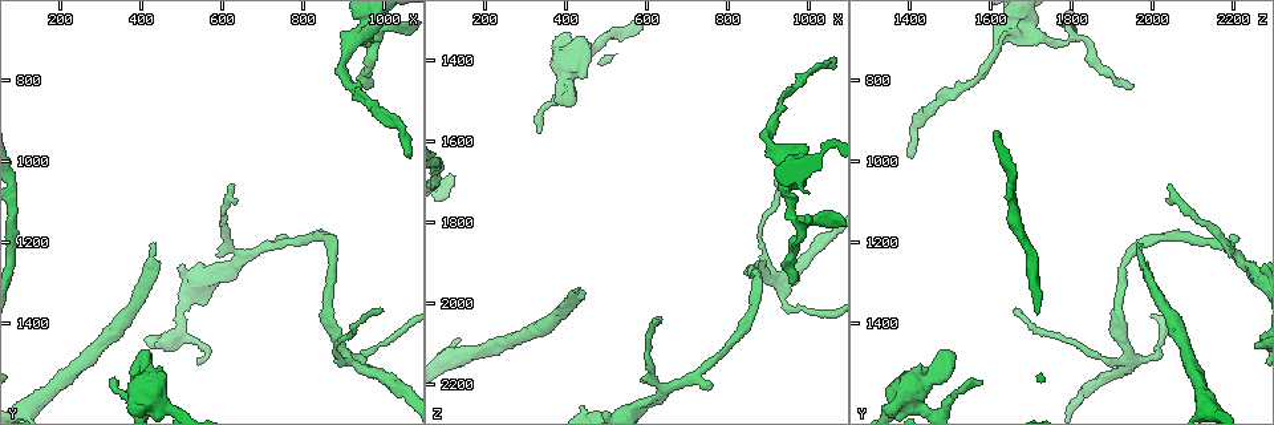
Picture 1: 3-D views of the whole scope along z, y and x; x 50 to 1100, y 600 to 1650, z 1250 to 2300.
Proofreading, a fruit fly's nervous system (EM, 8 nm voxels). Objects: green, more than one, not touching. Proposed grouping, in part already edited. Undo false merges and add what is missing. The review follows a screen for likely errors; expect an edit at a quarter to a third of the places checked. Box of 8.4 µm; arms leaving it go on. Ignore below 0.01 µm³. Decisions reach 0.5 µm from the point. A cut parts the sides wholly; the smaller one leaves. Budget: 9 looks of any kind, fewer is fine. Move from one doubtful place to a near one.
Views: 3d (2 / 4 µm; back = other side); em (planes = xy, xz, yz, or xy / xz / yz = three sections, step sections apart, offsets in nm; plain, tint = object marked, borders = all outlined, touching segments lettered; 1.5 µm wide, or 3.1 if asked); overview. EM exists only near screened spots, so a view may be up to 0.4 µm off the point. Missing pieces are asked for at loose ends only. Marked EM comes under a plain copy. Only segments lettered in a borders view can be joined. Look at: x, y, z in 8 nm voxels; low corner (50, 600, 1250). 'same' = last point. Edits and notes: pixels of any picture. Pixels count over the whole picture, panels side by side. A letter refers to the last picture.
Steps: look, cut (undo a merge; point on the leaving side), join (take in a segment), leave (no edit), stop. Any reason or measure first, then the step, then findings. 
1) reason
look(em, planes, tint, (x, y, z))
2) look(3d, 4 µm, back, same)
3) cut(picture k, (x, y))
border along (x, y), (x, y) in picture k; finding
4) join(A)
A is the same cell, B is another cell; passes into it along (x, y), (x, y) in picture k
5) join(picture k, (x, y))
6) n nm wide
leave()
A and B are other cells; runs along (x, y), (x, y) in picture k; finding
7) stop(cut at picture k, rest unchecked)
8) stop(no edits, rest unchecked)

thin end
look(em, planes, borders, (945, 820, 1950))

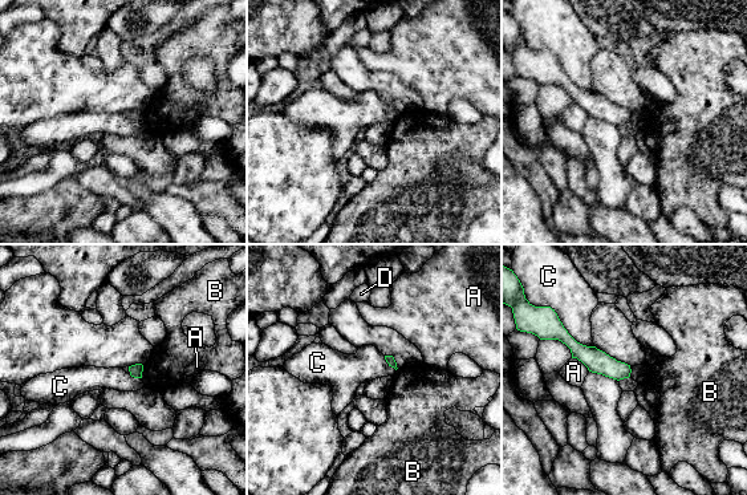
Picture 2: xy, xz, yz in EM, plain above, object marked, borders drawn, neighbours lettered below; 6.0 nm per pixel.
leave()
A, B, C and D are other cells; border along (560, 320), (577, 341), (593, 347) in picture 2; none of them fits

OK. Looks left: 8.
four arms meet
look(em, yz, step 8, tint, (905, 1490, 1930))

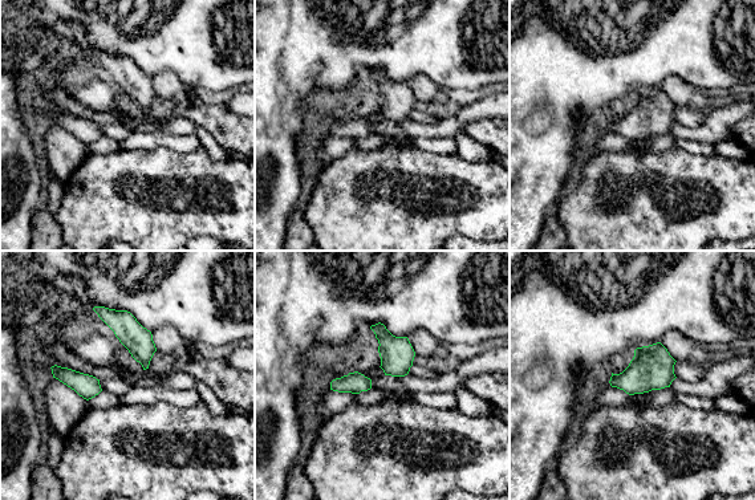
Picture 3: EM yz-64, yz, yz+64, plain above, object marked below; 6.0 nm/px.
another direction
look(em, planes, borders, same)

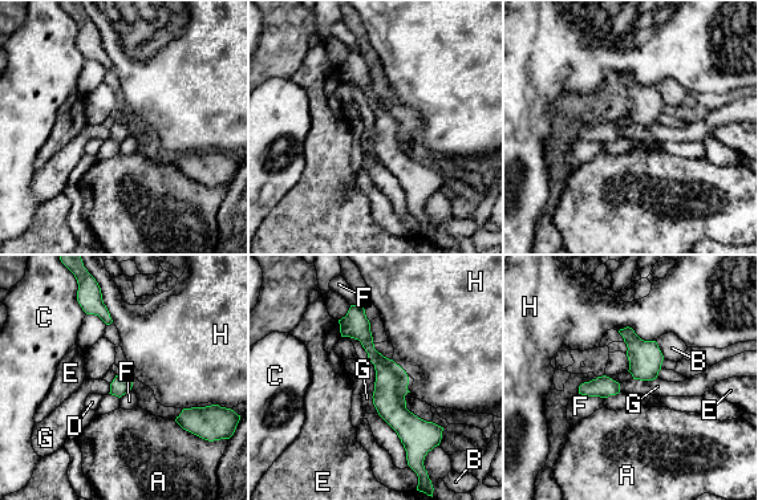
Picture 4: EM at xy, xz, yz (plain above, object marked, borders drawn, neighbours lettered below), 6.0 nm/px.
110 nm wide
leave()
A, B, C, D, E, F, G and H are other cells; border along (373, 382), (372, 403), (378, 413) in picture 4; continuous, no second neuron

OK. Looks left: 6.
thin end
look(em, planes, borders, (1000, 1370, 1660))

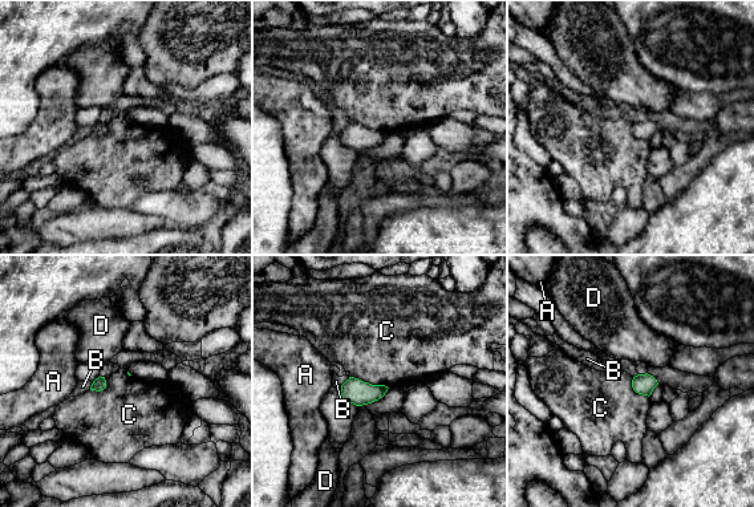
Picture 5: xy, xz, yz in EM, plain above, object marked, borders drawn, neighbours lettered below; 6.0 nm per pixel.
leave()
A, B, C and D are other cells; border along (349, 376), (388, 388) in picture 5; no lettered segment goes on from it

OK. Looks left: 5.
free end
look(3d, 4 µm, (615, 1055, 2045))

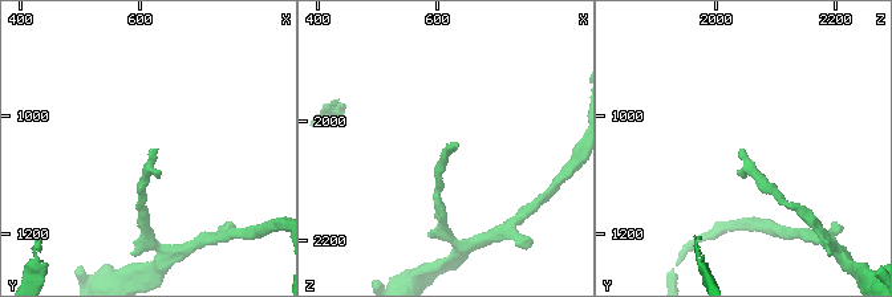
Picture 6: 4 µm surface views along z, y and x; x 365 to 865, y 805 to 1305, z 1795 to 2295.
look(em, xy, step 8, borders, (615, 1065, 2040))

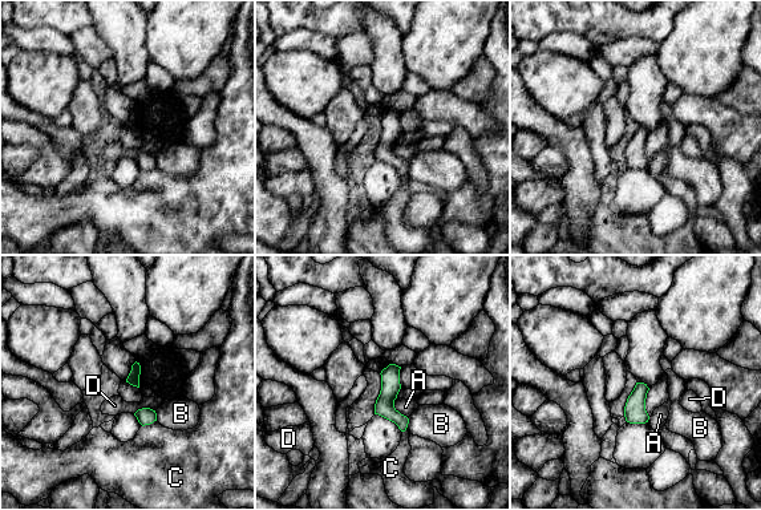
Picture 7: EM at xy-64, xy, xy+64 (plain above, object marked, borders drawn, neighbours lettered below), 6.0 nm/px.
80 nm wide
leave()
A, B, C and D are other cells; border along (154, 409), (138, 408), (133, 413) in picture 7; none of them fits

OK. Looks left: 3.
stop(no edits, rest unchecked)

